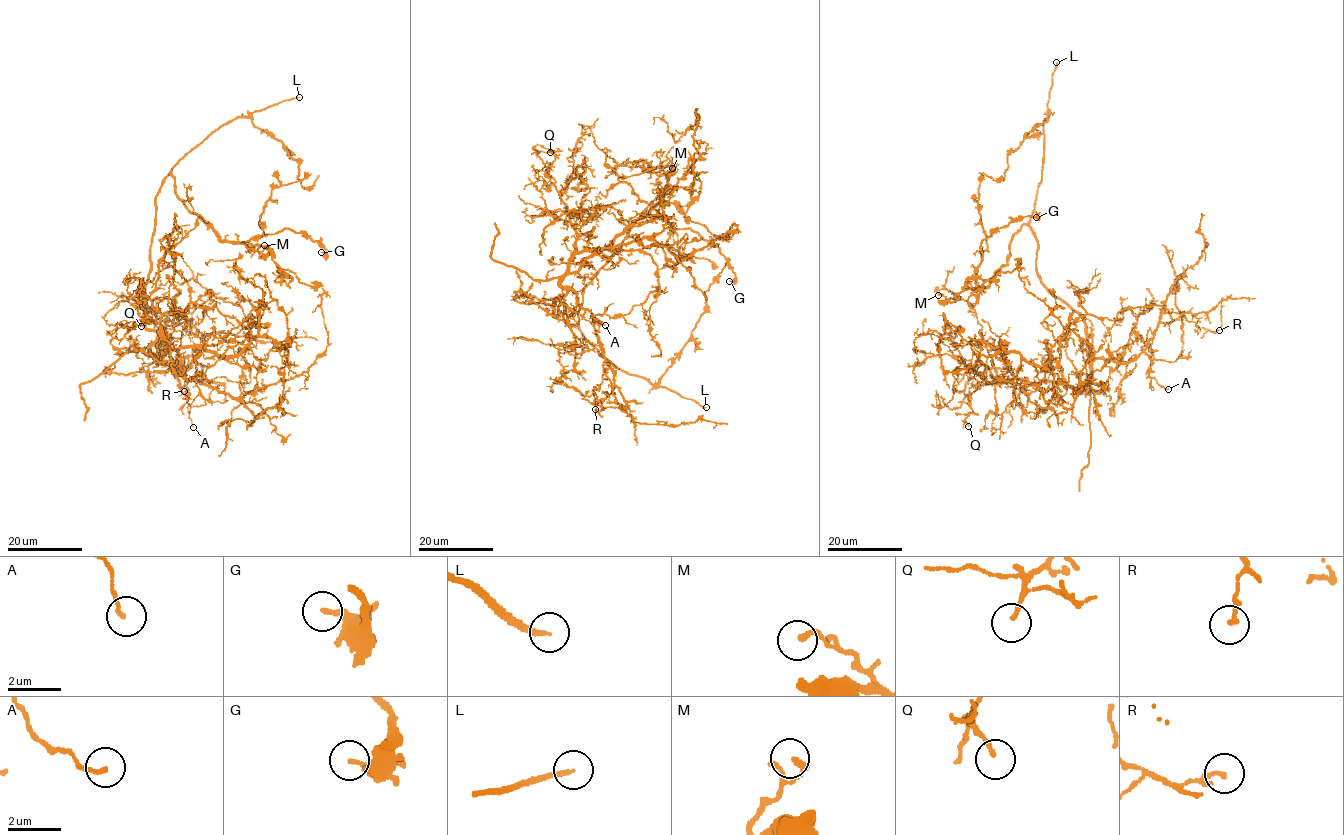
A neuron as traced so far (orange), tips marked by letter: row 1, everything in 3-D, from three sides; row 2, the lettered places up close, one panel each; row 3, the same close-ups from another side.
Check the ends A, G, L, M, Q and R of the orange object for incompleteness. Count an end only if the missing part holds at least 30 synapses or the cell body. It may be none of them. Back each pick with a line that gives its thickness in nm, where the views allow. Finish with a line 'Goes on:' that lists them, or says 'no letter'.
L: 170 nm thick
Goes on: L

